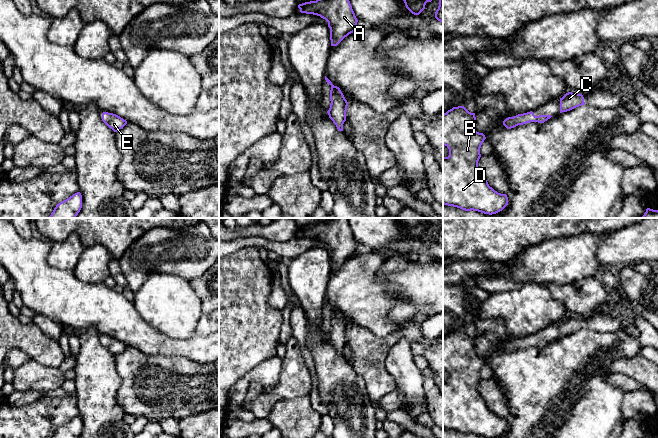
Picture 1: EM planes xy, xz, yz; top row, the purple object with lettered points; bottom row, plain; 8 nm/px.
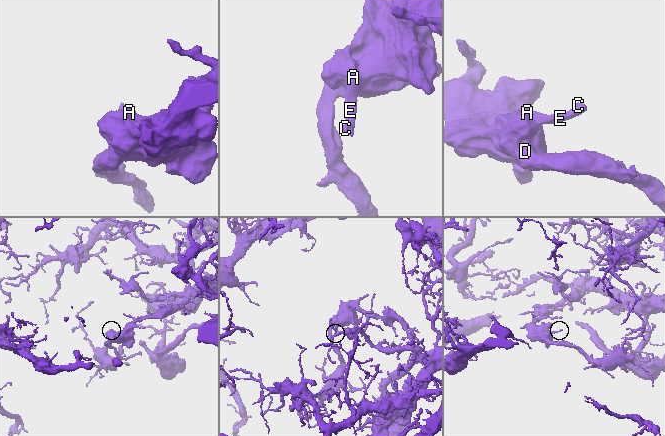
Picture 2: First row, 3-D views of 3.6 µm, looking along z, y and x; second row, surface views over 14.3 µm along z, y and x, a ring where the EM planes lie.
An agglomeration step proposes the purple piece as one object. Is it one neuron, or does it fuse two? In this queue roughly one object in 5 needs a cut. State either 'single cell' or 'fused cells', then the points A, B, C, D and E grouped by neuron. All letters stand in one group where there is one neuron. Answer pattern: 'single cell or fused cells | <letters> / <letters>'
single cell | A B C D E

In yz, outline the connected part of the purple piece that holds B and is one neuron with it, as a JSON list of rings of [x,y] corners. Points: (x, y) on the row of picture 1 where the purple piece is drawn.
[[[464,106],[453,107],[443,114],[443,145],[449,149],[449,156],[443,156],[443,204],[465,211],[478,211],[484,214],[496,214],[508,205],[508,197],[489,186],[479,171],[480,148],[486,139],[483,133],[476,131],[475,113]]]

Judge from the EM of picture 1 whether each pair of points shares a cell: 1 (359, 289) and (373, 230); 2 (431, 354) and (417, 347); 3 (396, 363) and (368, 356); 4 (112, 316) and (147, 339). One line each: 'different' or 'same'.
1: different
2: different
3: different
4: same

